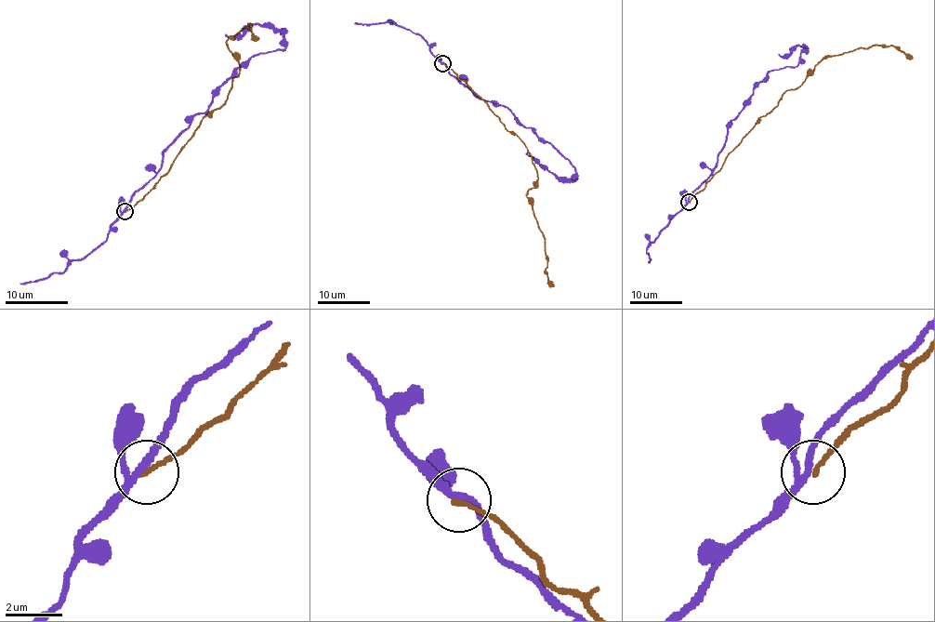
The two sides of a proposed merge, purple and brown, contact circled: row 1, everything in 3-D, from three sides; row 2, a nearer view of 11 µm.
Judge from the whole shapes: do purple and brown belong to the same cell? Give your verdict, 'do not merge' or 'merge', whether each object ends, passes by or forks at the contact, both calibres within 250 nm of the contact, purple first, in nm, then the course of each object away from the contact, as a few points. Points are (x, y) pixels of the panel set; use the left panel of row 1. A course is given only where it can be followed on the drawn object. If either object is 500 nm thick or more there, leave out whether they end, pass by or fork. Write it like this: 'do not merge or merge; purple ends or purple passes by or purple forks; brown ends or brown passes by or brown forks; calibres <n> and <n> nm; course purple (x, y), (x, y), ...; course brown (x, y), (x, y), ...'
do not merge; purple forks; brown ends; calibres 200 and 160 nm; course purple (125, 211), (162, 152), (225, 82), (245, 61), (285, 46), (279, 30), (254, 24), (225, 34); course brown (125, 211), (225, 102), (239, 73), (239, 59), (227, 44), (231, 37), (248, 23), (258, 39)

